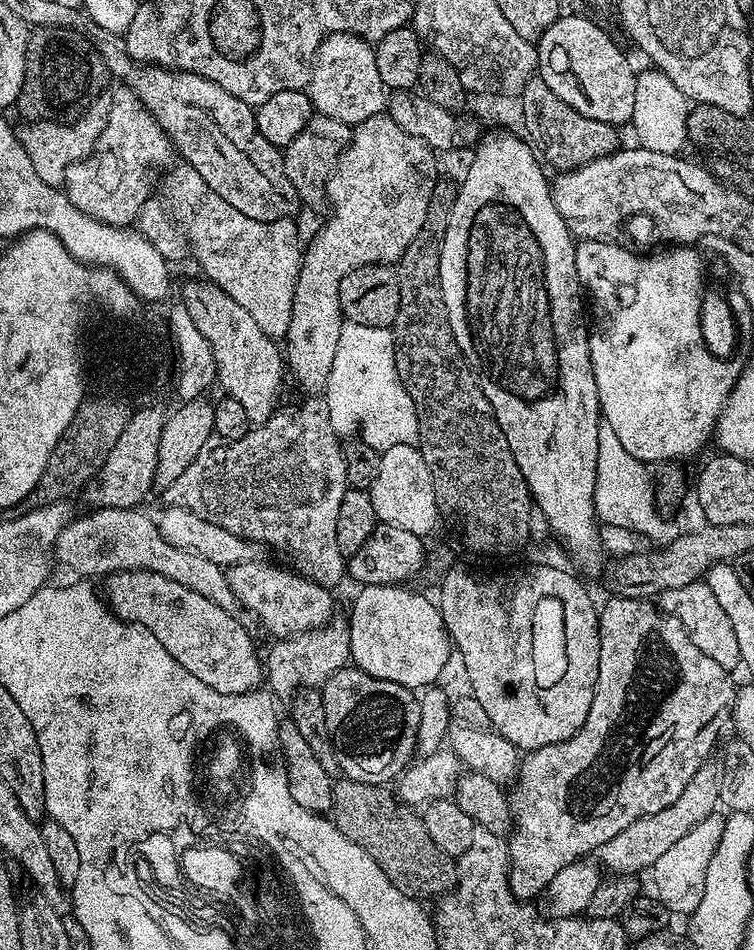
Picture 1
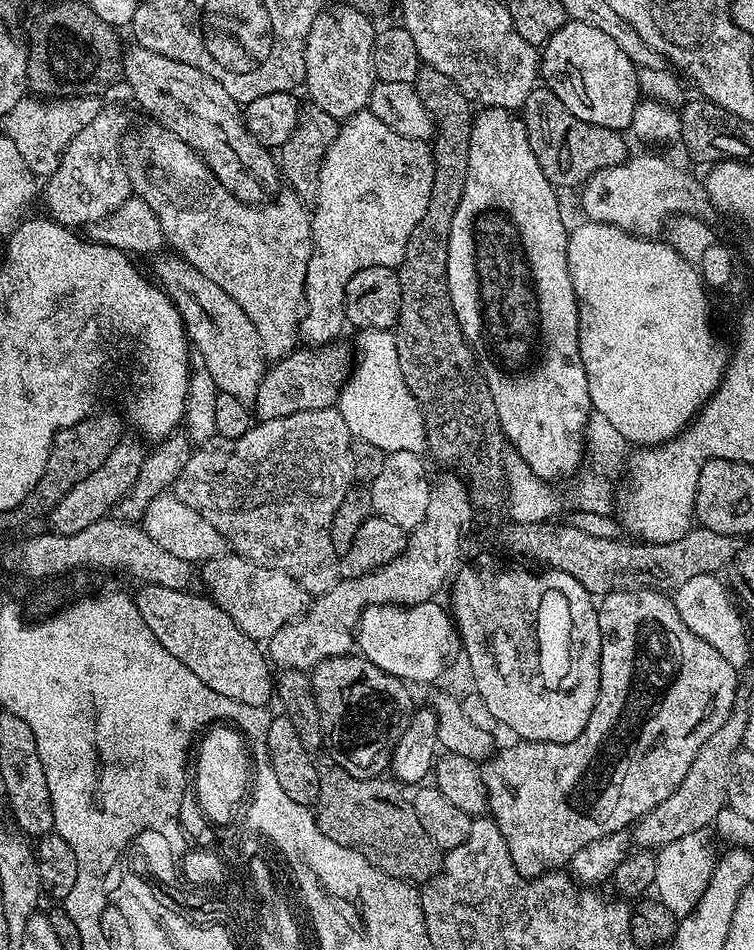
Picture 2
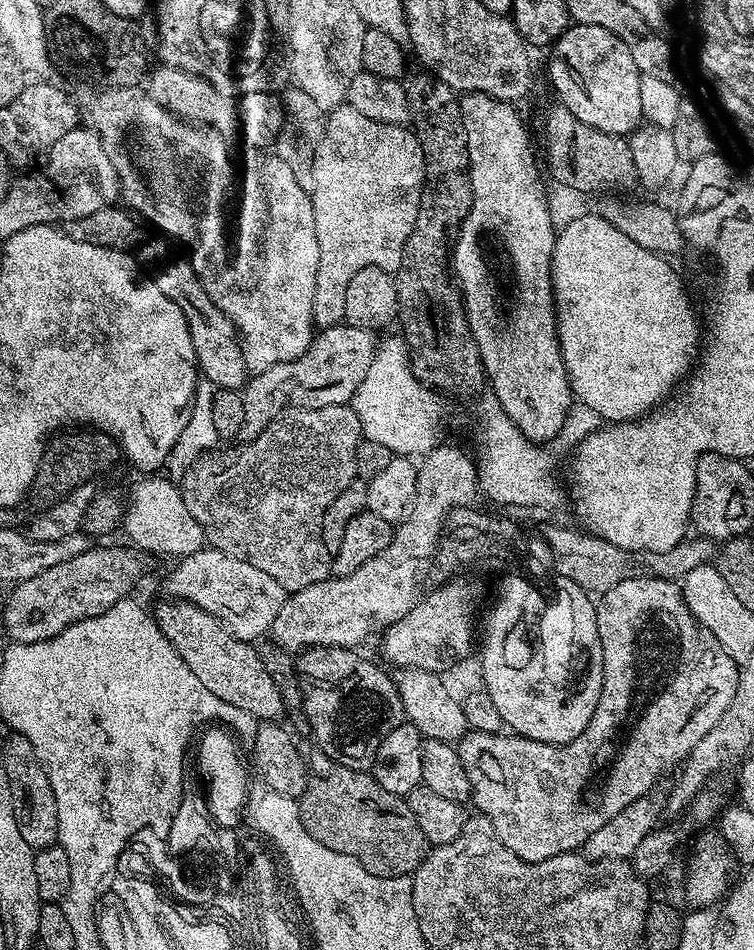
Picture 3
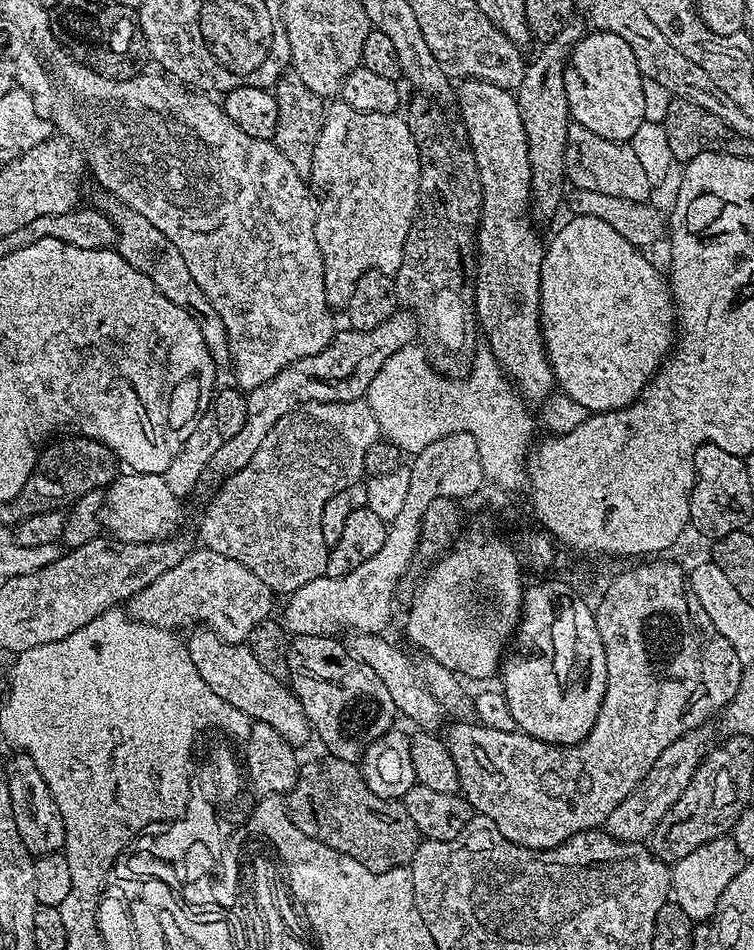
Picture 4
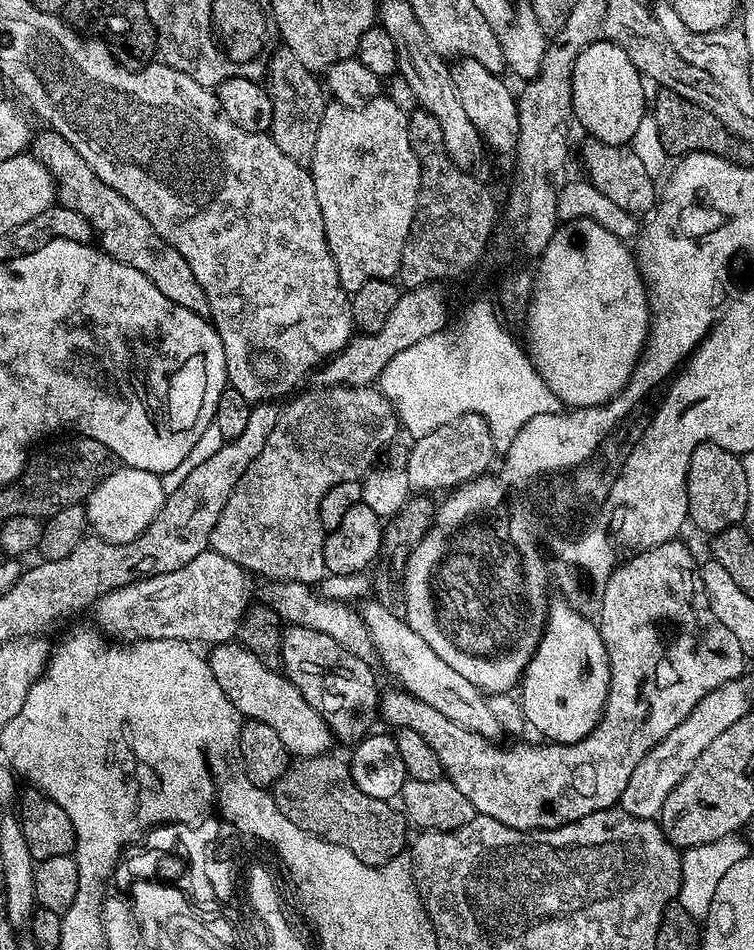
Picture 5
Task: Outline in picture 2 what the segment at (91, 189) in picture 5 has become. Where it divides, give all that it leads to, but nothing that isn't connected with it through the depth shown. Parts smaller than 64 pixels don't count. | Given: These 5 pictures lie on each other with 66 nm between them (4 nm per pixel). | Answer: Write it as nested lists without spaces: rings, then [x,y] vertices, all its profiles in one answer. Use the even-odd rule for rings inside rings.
[[[161,250],[151,257],[155,283],[164,289],[180,312],[191,347],[200,354],[199,363],[214,378],[217,392],[231,394],[251,405],[266,371],[266,357],[256,327],[246,312],[222,290],[175,250]]]

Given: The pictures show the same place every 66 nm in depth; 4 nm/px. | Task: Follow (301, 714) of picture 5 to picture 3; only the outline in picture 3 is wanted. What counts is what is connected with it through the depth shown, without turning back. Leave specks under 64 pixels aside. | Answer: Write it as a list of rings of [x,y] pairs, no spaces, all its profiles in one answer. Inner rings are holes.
[[[168,598],[165,601],[165,604],[154,608],[156,624],[162,630],[162,634],[166,634],[174,650],[178,650],[182,662],[186,662],[186,666],[197,676],[198,682],[202,682],[202,686],[206,686],[206,690],[211,690],[217,698],[222,698],[222,702],[230,702],[230,706],[238,706],[238,710],[250,714],[253,721],[279,721],[280,715],[285,715],[286,712],[282,694],[278,694],[278,686],[274,686],[270,674],[266,674],[266,666],[262,666],[259,651],[249,641],[233,636],[218,618],[214,618],[214,614],[206,614],[206,610],[185,600]]]

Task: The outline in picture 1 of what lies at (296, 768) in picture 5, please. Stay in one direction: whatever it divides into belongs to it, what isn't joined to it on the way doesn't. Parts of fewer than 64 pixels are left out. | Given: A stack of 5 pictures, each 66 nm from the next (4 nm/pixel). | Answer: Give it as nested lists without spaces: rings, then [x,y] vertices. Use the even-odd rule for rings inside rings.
[[[337,779],[332,785],[332,823],[350,838],[350,842],[358,842],[358,846],[362,846],[362,850],[366,850],[405,892],[420,898],[439,898],[445,892],[451,892],[456,880],[457,861],[434,846],[434,838],[426,834],[423,819],[417,813],[415,816],[411,807],[401,806],[388,790],[378,784]]]

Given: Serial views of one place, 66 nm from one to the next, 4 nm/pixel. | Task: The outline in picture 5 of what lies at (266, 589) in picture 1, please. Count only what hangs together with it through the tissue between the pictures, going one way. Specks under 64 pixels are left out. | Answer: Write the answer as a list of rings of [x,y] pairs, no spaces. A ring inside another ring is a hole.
[[[209,550],[198,554],[198,558],[194,558],[194,562],[186,562],[186,566],[182,566],[182,570],[170,570],[170,574],[142,578],[138,582],[130,582],[118,590],[110,590],[110,594],[106,594],[94,605],[97,624],[95,627],[101,633],[112,638],[119,638],[124,642],[183,640],[195,642],[197,645],[208,644],[207,646],[227,644],[237,639],[240,620],[250,607],[248,580],[250,580],[249,573],[239,568],[234,562],[230,562],[230,558]]]

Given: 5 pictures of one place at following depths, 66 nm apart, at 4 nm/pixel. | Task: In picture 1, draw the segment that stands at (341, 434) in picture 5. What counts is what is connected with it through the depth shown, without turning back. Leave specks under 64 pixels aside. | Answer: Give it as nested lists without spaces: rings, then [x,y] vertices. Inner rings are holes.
[[[296,408],[293,412],[283,412],[283,410],[273,412],[272,417],[265,424],[255,425],[242,438],[237,440],[222,442],[219,436],[213,434],[190,466],[187,466],[186,470],[175,479],[174,484],[168,487],[166,497],[168,497],[167,503],[169,505],[177,508],[189,508],[194,514],[230,530],[230,534],[238,534],[244,540],[256,546],[265,544],[266,547],[273,548],[274,551],[281,552],[284,556],[289,556],[296,563],[293,564],[295,571],[299,572],[301,576],[305,576],[307,580],[313,580],[315,584],[320,584],[322,587],[332,590],[335,589],[335,584],[340,579],[343,581],[346,576],[346,558],[342,554],[342,550],[338,550],[338,506],[342,506],[342,498],[347,494],[349,487],[342,440],[341,437],[337,436],[334,426],[330,426],[327,415],[323,411],[303,412],[302,409]]]

